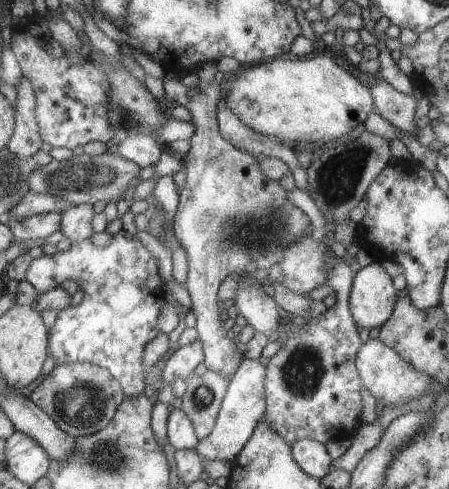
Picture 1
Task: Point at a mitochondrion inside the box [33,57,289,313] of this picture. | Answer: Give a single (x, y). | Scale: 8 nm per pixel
(61, 181)

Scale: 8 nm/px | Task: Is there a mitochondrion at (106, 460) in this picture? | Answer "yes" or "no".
yes

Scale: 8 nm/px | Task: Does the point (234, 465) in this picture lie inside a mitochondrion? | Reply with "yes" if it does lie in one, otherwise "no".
no

